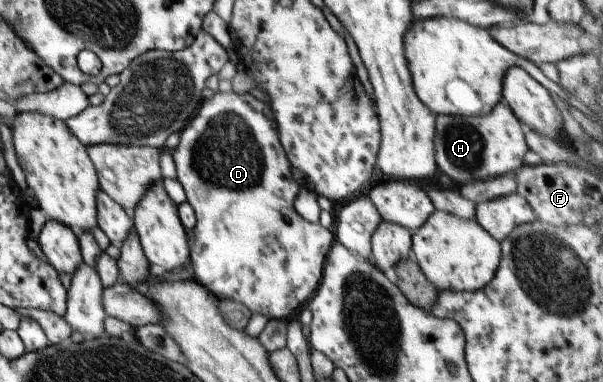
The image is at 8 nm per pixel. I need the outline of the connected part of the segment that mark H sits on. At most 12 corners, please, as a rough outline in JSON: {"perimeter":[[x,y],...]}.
{"perimeter":[[501,102],[435,115],[438,169],[456,187],[514,174],[529,150]]}

